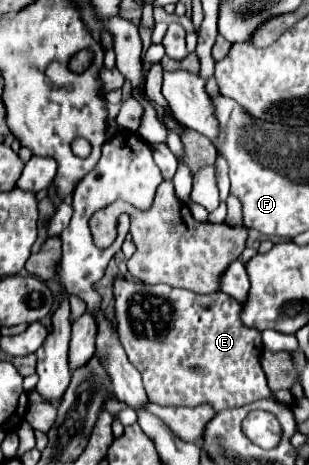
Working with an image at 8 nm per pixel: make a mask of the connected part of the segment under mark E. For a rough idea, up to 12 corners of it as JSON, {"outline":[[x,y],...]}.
{"outline":[[115,280],[121,344],[161,406],[271,392],[241,302]]}

